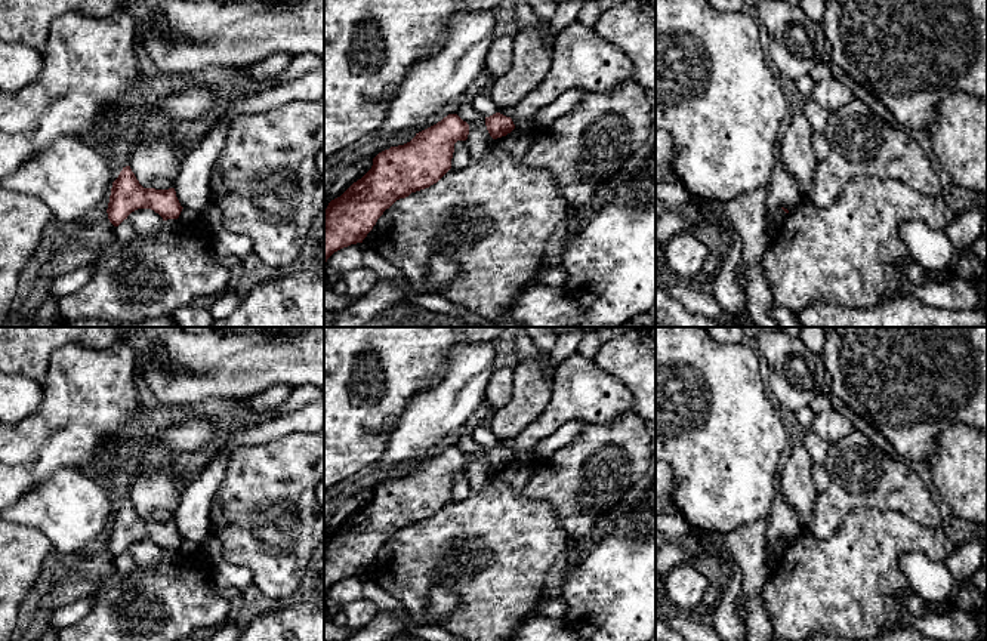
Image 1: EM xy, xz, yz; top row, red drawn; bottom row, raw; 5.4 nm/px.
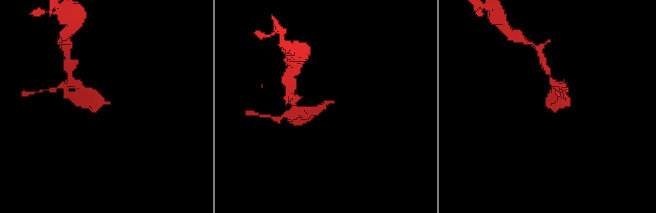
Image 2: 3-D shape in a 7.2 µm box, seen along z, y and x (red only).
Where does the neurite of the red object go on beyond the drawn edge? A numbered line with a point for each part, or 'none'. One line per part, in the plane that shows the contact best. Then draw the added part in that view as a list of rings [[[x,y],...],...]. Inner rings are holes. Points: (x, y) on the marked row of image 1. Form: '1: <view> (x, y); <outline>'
none

